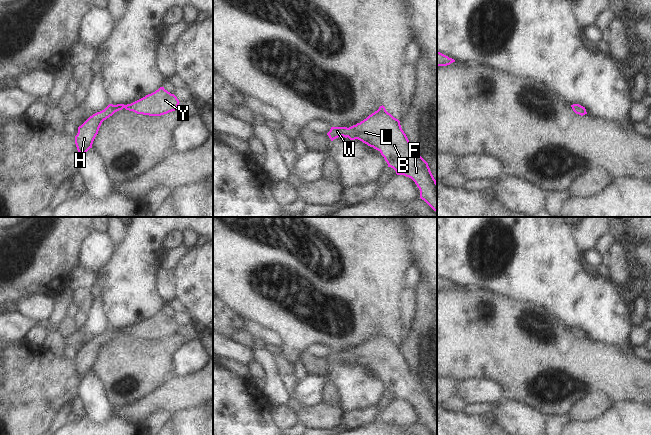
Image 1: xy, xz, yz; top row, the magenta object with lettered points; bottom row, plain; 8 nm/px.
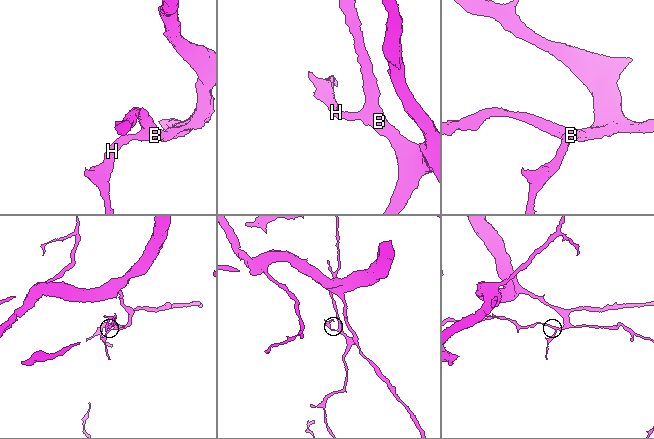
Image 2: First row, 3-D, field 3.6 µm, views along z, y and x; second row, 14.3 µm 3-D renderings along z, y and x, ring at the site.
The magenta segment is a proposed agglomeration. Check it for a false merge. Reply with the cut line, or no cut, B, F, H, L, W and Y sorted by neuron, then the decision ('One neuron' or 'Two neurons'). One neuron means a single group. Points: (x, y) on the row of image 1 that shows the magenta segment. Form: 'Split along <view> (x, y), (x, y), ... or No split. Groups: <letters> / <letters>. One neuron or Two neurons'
No split. Groups: B F H L W Y. One neuron.

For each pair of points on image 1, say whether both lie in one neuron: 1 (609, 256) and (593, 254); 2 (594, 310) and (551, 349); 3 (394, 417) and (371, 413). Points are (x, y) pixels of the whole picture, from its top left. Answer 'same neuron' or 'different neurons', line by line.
1: different neurons
2: different neurons
3: different neurons

